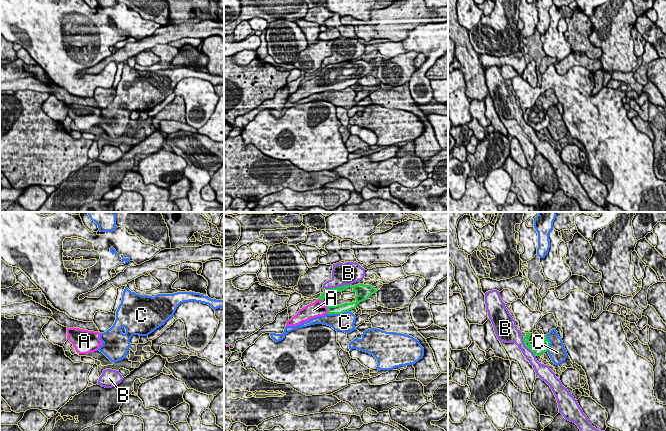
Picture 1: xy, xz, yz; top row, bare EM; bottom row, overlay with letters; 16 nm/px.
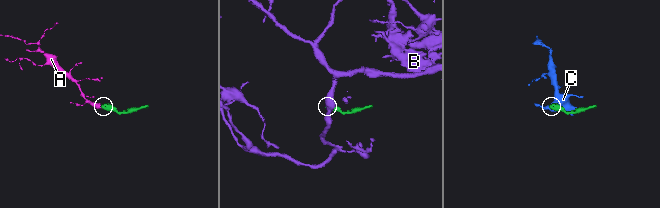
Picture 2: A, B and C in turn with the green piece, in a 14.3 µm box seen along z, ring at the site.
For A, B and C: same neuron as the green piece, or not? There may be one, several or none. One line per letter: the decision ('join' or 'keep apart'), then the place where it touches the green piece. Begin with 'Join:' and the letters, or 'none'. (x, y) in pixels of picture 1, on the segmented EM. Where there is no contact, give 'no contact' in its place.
Join: A
A: join; contact xz (327, 308)
B: keep apart; contact xz (338, 287)
C: keep apart; contact xz (338, 313)

